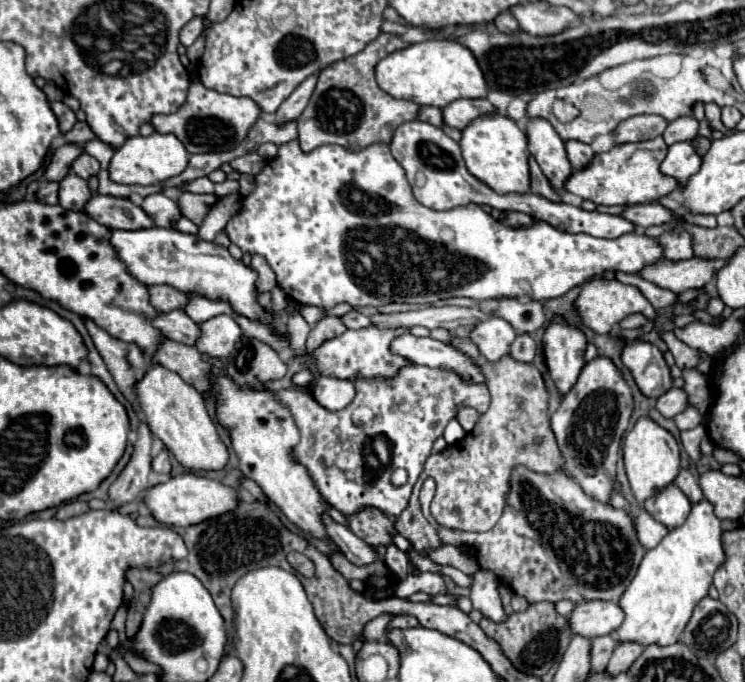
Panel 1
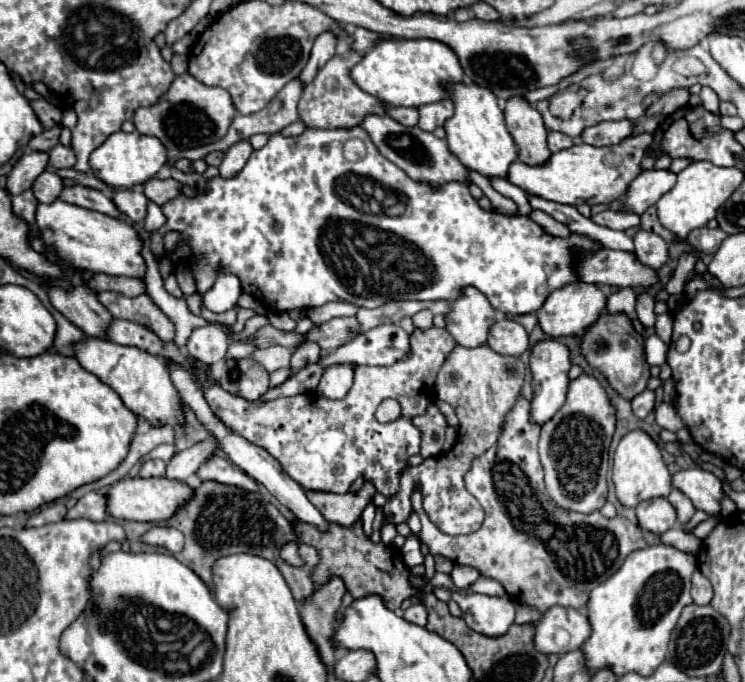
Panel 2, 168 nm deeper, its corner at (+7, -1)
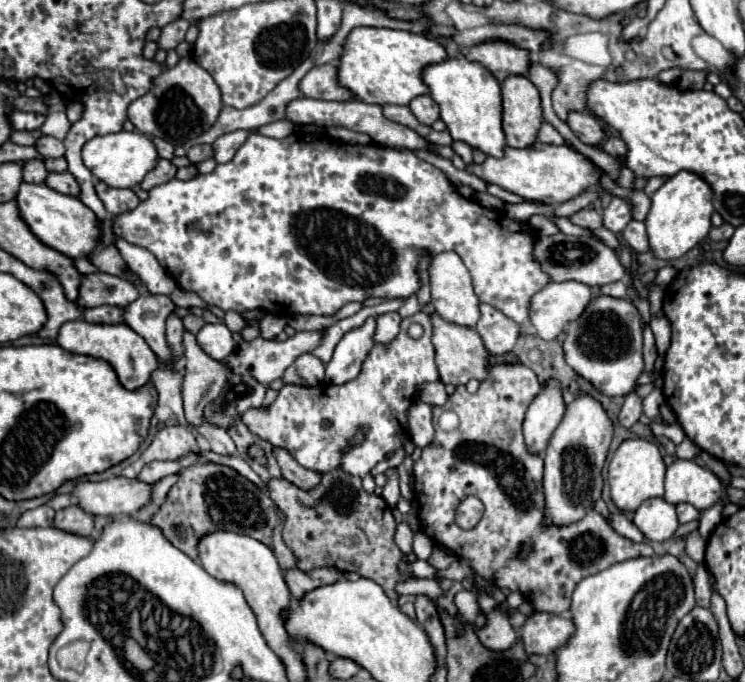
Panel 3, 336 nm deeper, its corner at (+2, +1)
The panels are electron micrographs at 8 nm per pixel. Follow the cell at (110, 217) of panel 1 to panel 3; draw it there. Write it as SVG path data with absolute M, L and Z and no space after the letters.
M64 171L64 173L48 173L48 177L46 177L44 183L46 183L50 189L54 189L54 191L58 191L58 193L64 193L64 195L76 197L76 195L80 193L76 179L74 179L72 173L68 173L68 171Z

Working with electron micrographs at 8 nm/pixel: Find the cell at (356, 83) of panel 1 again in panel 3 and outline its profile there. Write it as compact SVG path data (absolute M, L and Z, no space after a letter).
M330 63L312 67L300 79L300 93L304 97L314 97L314 99L324 99L324 101L348 101L348 99L354 99L348 89L338 85L336 65L330 65Z

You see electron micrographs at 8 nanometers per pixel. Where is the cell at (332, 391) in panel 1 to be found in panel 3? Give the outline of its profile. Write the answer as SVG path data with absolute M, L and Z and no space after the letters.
M368 317L364 325L348 331L334 349L330 363L326 365L326 381L328 383L348 383L358 377L364 359L368 357L370 349L374 347L374 331L376 319Z

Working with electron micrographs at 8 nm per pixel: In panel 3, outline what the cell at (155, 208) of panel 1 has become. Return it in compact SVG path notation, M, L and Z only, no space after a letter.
M98 181L94 185L94 189L96 189L98 199L104 203L106 211L110 211L112 215L128 213L128 211L136 209L138 203L140 203L140 199L134 195L132 189L114 189L114 187L108 187L102 181Z

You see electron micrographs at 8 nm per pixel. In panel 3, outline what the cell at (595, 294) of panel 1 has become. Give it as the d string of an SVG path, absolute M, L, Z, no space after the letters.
M576 281L548 283L530 301L530 323L534 325L538 337L546 341L556 339L570 321L582 315L590 299L590 287Z

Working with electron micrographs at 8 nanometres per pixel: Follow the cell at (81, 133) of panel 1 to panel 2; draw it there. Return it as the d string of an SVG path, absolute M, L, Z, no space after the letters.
M59 123L59 125L55 125L53 129L47 129L47 131L39 133L37 137L33 137L33 139L29 141L29 145L27 145L27 147L29 147L31 151L51 151L51 147L59 145L61 129L63 129L63 125Z

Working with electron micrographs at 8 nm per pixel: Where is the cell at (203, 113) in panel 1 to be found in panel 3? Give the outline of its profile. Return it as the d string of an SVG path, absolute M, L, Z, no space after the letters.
M182 57L174 67L166 67L154 81L152 89L128 105L128 119L144 135L160 137L172 145L180 145L206 131L222 109L220 89L200 65Z

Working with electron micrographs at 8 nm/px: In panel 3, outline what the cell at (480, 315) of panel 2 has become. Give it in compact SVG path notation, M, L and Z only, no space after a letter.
M444 251L438 253L430 259L428 265L428 275L430 275L430 295L432 295L432 305L436 309L436 313L450 321L450 323L458 323L464 327L474 327L476 321L480 319L480 311L478 311L478 297L474 293L472 287L472 277L466 269L466 265L462 263L458 253L452 251Z

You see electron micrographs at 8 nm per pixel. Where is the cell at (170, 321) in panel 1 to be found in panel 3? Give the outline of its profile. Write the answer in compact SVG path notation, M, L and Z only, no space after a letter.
M96 271L82 275L76 303L80 307L98 307L98 305L126 307L136 297L138 297L138 289L130 281Z

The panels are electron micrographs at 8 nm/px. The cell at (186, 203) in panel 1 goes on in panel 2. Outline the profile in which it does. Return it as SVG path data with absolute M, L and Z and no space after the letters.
M149 179L143 185L143 193L147 195L147 199L157 203L159 207L163 207L167 201L179 197L181 191L183 191L183 185L177 183L175 179Z

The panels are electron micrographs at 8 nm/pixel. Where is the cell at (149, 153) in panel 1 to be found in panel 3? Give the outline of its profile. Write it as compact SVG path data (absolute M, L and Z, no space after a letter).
M118 131L90 139L82 147L82 159L98 181L104 181L110 187L134 187L150 169L156 167L158 153L154 143L146 135L138 131Z

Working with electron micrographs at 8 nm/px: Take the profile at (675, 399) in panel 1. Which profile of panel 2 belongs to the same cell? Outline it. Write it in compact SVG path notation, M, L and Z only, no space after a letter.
M645 389L643 393L639 393L639 395L631 401L635 415L637 415L639 419L645 419L645 417L655 409L655 401L657 401L657 399L655 399L655 391Z

